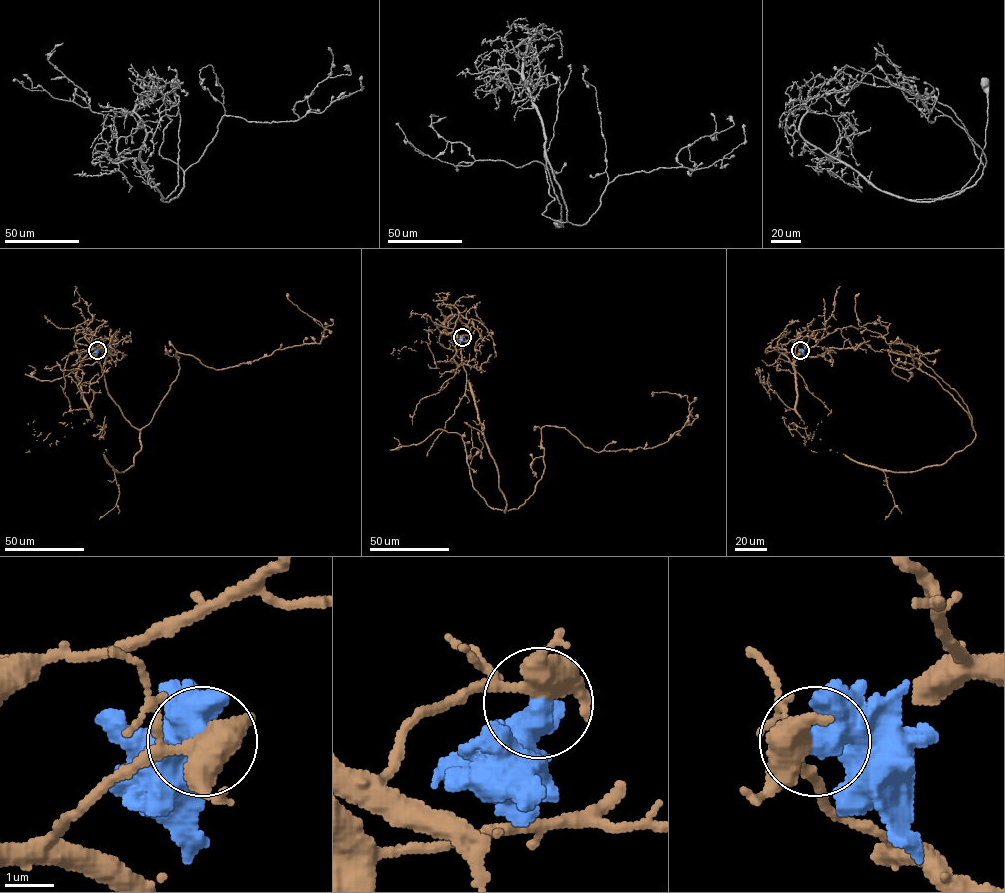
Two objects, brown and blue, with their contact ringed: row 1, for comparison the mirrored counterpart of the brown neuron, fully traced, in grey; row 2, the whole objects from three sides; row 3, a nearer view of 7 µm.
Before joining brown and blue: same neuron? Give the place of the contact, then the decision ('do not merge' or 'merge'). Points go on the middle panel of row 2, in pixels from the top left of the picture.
place (462, 337); do not merge

